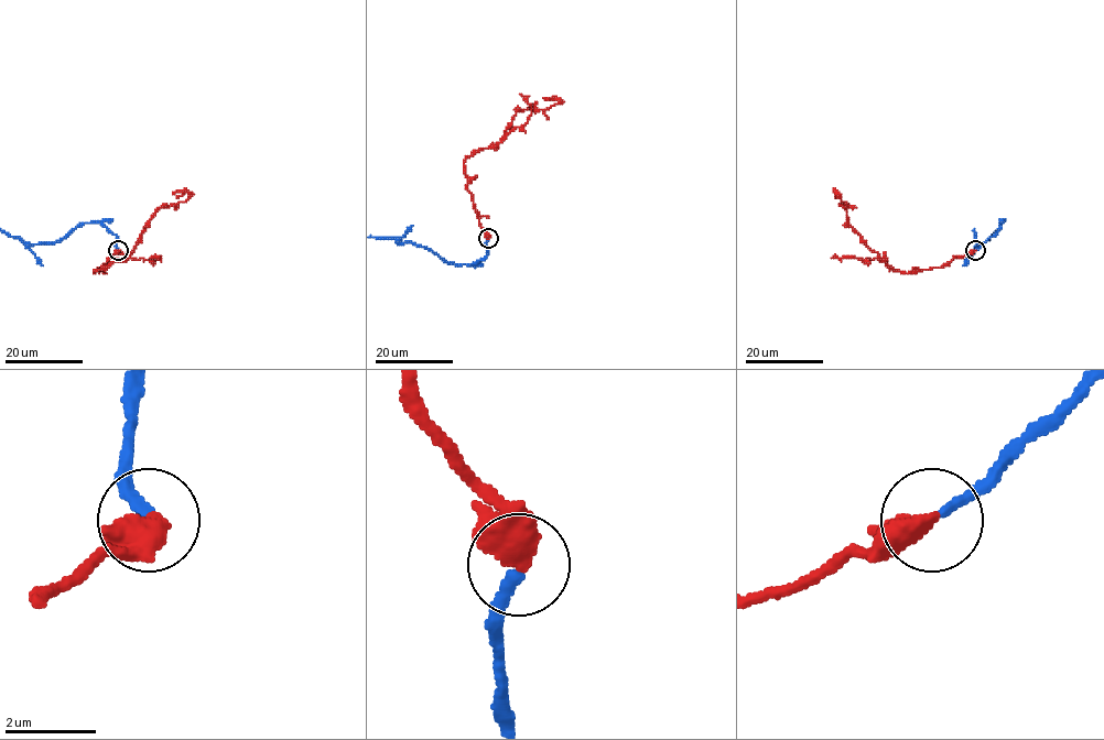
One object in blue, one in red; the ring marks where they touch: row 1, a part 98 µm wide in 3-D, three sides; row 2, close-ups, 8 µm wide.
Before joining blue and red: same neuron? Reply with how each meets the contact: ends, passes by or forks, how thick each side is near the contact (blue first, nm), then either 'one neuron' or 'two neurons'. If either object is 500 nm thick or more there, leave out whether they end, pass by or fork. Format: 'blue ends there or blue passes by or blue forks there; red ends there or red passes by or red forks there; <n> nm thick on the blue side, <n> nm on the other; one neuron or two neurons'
240 nm thick on the blue side, 600 nm on the other; one neuron

